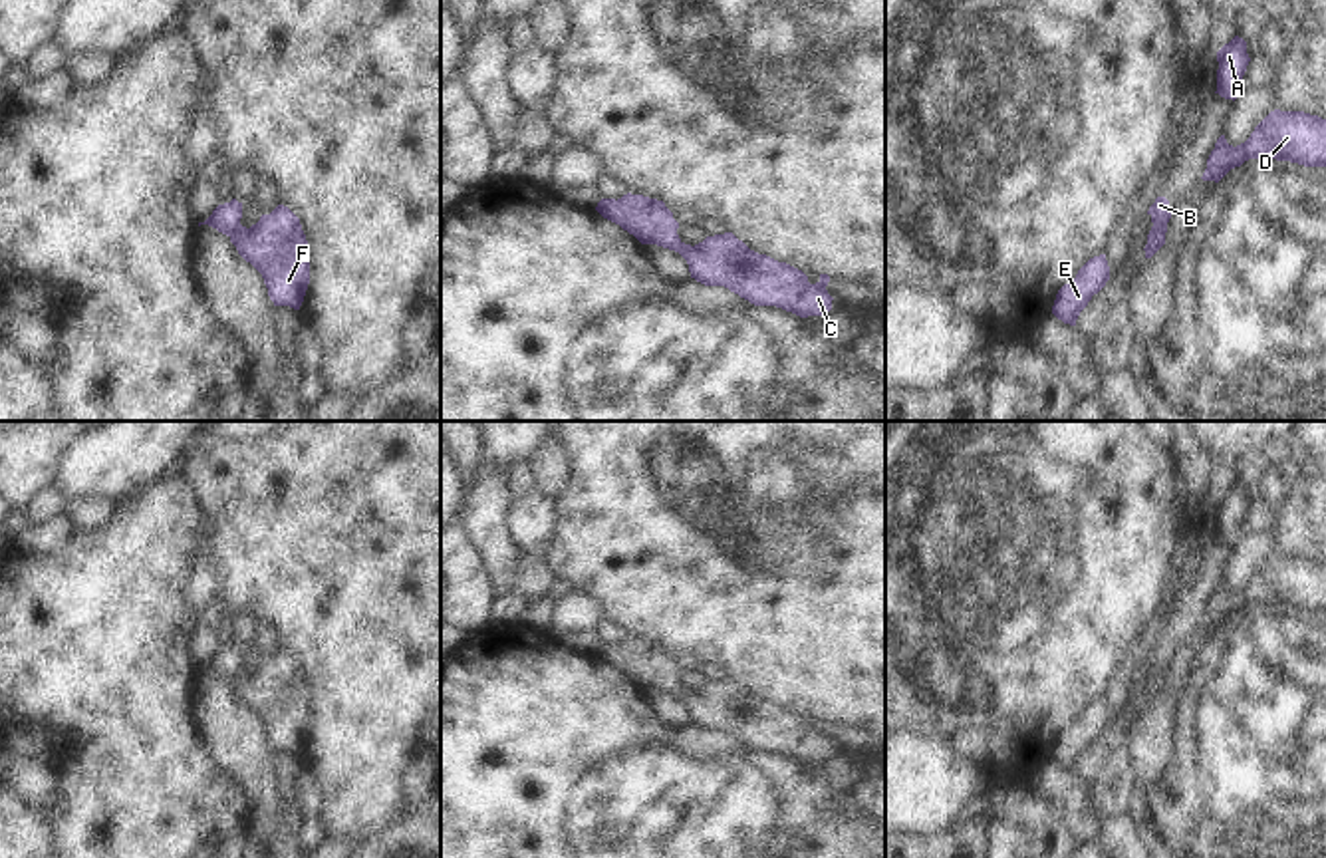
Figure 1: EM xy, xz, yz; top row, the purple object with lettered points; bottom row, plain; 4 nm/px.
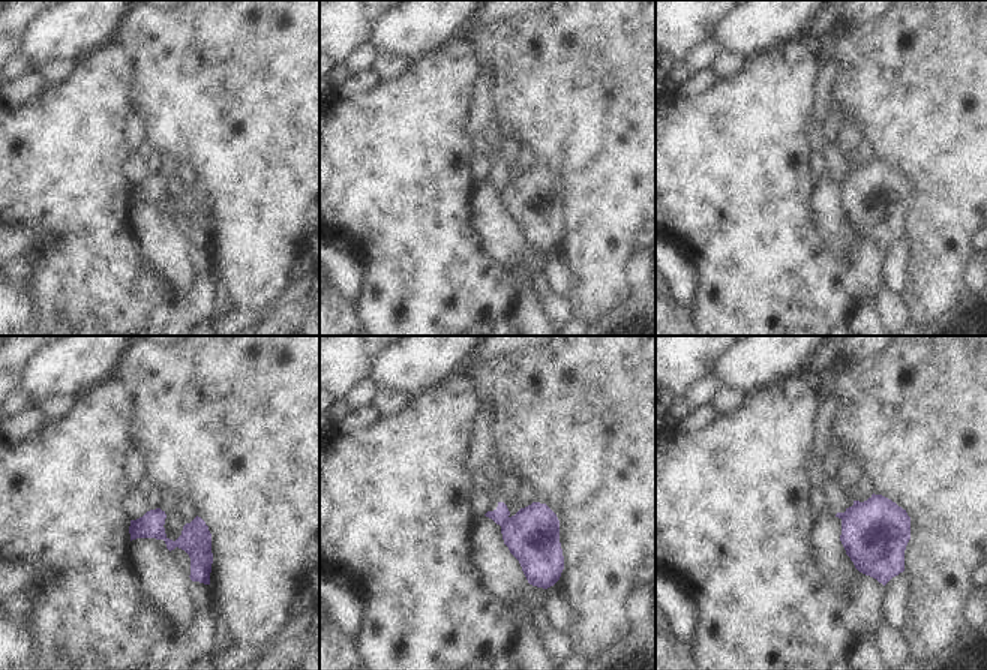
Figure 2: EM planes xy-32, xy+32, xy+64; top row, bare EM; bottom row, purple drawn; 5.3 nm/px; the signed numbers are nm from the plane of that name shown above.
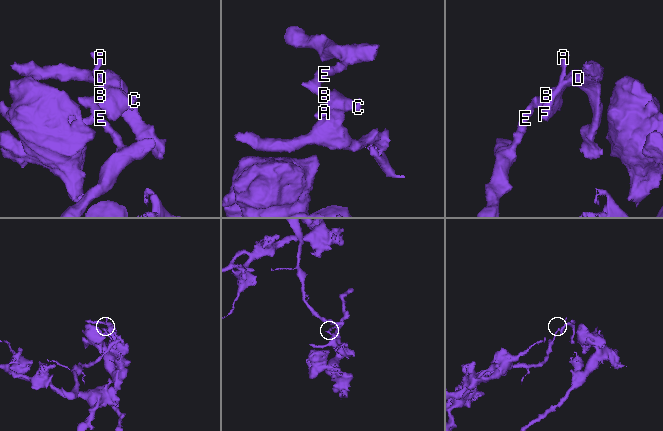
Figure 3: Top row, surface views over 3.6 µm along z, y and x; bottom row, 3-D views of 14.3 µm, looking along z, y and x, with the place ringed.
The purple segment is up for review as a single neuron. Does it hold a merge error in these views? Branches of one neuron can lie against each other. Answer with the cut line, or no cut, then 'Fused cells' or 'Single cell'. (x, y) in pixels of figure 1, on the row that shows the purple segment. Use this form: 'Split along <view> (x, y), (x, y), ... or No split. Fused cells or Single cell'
Split along yz (1166, 223), (1154, 227). Fused cells

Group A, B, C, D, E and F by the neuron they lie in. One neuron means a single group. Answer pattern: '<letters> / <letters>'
A C D F / B E

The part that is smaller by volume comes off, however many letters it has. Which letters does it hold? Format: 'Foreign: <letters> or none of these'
Foreign: A, C, D, F

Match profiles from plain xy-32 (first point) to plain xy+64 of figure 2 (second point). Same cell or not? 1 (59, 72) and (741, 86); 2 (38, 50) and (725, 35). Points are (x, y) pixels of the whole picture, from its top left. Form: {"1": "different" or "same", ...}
{"1": "different", "2": "same"}

